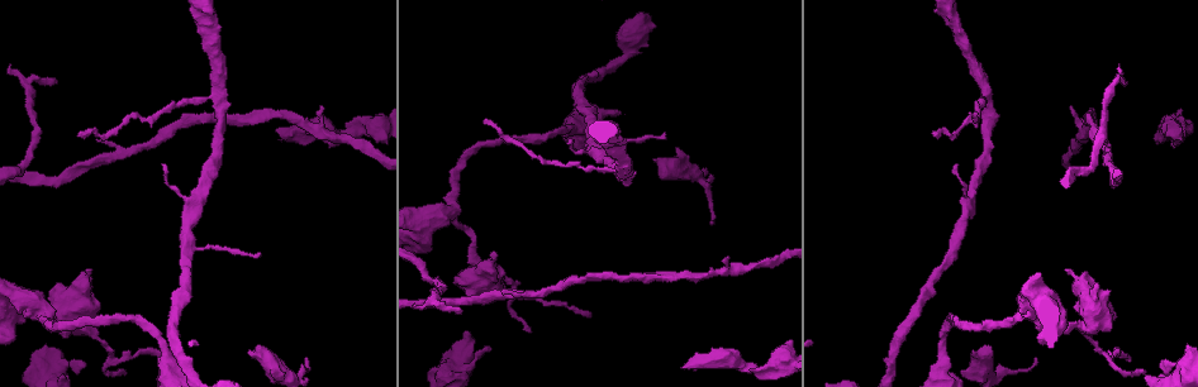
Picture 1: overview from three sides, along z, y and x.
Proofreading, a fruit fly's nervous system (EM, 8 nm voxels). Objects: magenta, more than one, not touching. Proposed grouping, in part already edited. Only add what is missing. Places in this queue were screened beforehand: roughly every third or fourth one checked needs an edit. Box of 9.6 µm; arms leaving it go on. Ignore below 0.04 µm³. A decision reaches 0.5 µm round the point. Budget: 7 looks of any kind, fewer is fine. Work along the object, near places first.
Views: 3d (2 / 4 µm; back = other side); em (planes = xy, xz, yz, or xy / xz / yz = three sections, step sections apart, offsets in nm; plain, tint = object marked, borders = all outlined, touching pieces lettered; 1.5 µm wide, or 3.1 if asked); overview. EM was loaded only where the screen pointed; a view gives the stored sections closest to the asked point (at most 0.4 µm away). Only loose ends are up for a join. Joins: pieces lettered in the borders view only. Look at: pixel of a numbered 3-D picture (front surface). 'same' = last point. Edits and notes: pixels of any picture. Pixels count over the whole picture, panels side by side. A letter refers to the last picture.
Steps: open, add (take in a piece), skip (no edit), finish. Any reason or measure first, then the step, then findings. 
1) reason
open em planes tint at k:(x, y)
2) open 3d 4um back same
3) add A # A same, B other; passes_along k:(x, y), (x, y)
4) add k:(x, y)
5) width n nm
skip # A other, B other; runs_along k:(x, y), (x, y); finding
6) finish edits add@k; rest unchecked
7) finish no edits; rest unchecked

end of a long branch
open em planes borders at 1:(78, 134)

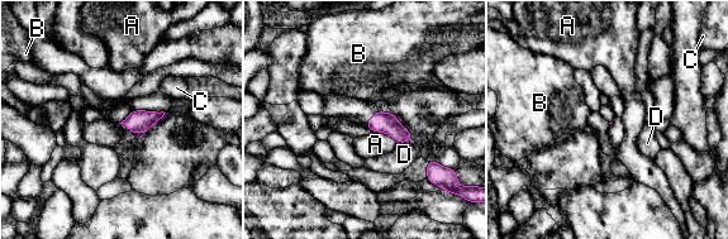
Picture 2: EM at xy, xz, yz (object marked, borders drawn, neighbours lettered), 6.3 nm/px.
skip # A other, B other, C other, D other; border 2:(372, 132), (385, 132), (398, 142); none of them fits

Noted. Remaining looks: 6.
thick end
open em planes borders at 1:(1071, 270)

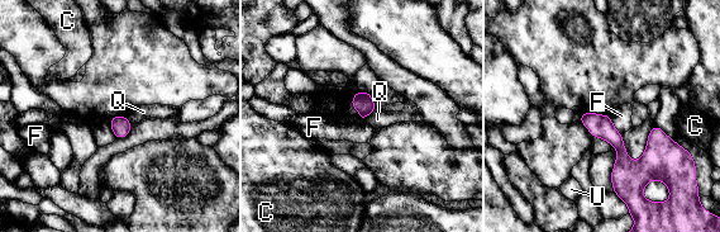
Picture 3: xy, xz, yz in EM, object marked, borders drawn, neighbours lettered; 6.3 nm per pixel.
longest_contact F 150 nm
skip # C other, F other, Q other, U other; runs_along 3:(586, 116), (621, 151), (619, 192); no lettered piece goes on from it

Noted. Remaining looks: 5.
free end
open em xz step 4 tint at 1:(85, 365)

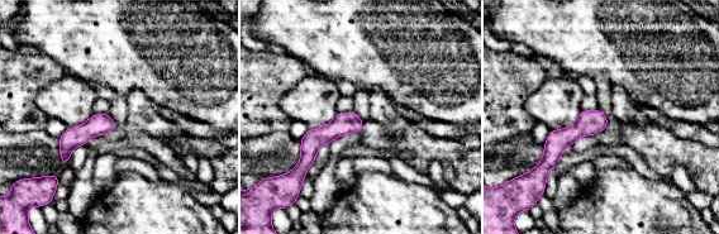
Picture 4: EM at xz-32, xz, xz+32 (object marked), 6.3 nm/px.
cut it another way
open em planes borders same

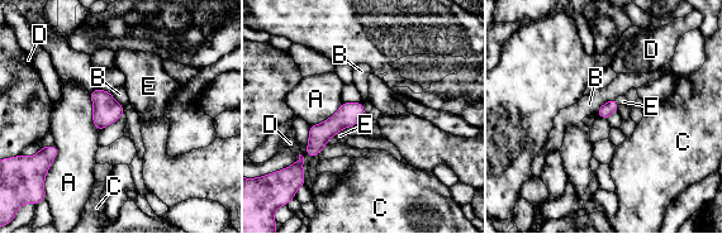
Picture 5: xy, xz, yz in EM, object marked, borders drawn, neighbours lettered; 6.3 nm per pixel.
skip # A other, B other, C other, D other, E other; border 5:(614, 98), (606, 101), (595, 113); none of them fits

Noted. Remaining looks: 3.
finish no edits; rest unchecked

